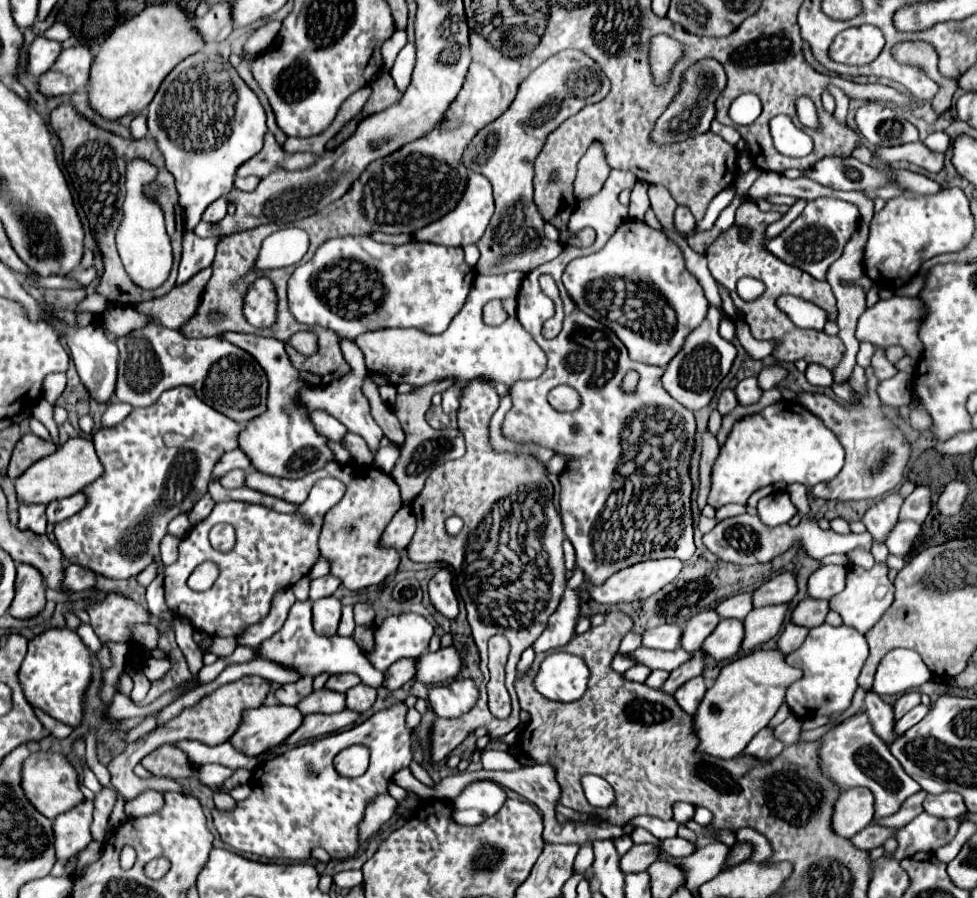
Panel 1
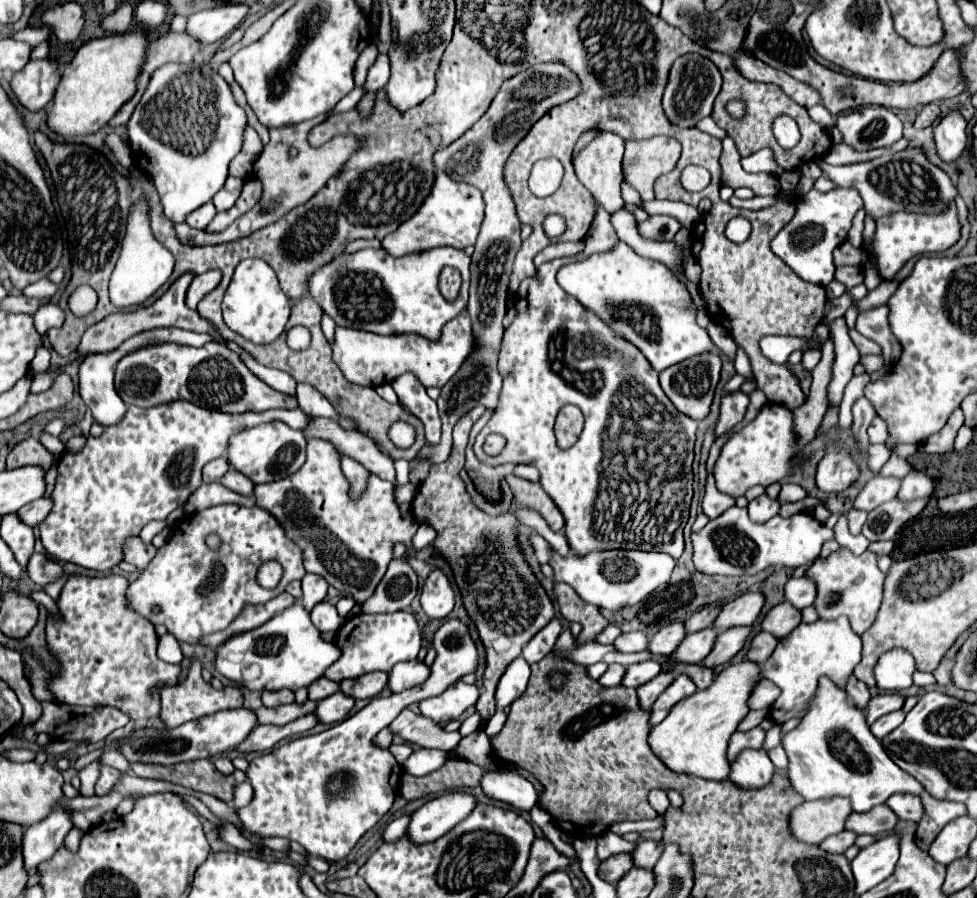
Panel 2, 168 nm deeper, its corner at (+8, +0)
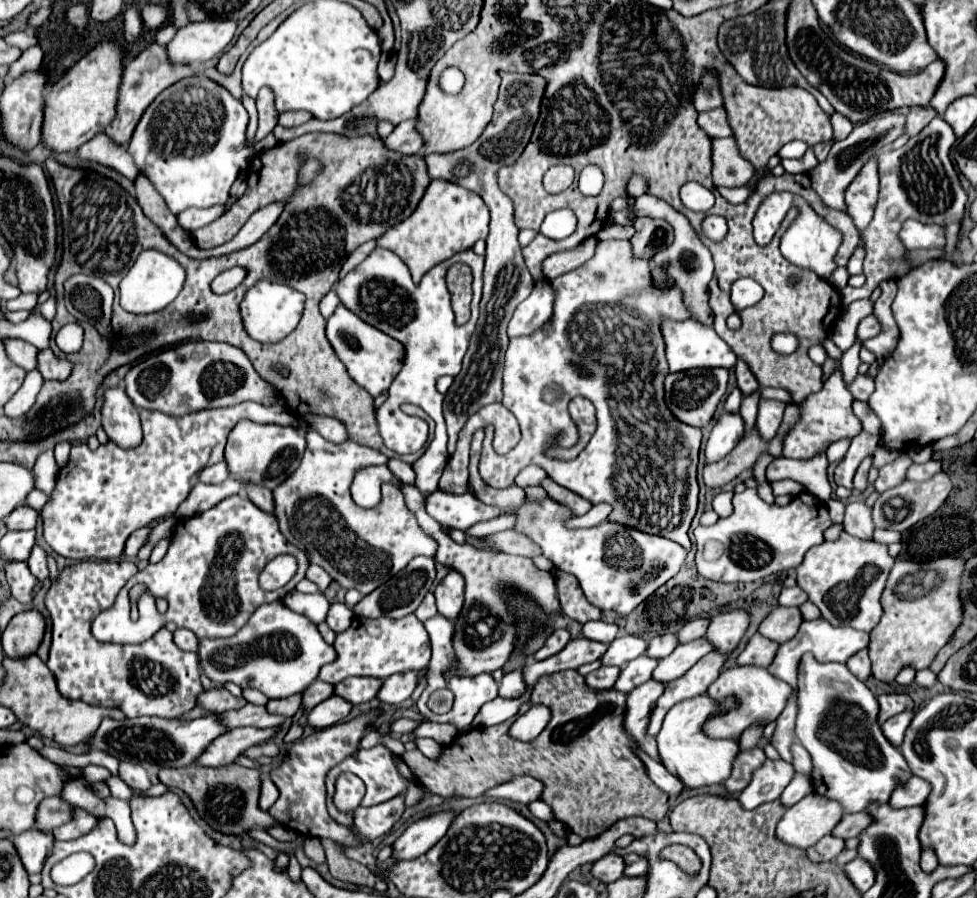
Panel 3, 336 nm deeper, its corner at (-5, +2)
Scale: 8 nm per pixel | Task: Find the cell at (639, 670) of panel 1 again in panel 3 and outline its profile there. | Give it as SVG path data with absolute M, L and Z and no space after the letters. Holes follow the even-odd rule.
M601 667L601 669L593 671L593 673L589 673L589 675L585 677L585 681L587 681L589 687L599 689L599 691L601 691L601 689L611 689L611 687L615 685L619 673L621 673L619 667Z

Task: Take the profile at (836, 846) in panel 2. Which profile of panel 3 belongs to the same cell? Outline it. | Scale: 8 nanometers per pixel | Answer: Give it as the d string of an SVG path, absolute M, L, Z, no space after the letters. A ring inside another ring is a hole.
M823 837L821 841L817 841L817 845L809 847L807 853L809 853L809 859L811 861L833 861L841 851L845 849L845 841L839 839L839 837Z

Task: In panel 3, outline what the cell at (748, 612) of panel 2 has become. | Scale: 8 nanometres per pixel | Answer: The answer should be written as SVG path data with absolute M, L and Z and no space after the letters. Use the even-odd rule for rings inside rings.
M731 609L719 613L711 619L707 639L715 645L715 649L735 649L745 631L749 629L749 611L747 609Z

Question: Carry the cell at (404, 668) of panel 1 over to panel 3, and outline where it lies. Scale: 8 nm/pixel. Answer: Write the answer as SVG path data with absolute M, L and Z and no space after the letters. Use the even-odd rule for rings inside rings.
M349 677L341 683L335 685L339 697L347 699L349 703L353 705L359 705L359 703L367 703L371 699L377 697L377 691L381 689L383 685L383 679L373 679L373 677Z

